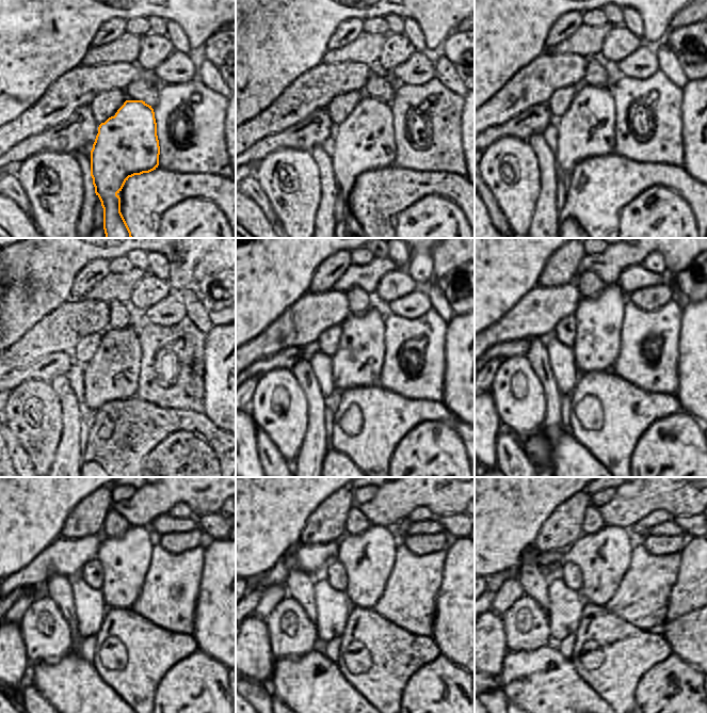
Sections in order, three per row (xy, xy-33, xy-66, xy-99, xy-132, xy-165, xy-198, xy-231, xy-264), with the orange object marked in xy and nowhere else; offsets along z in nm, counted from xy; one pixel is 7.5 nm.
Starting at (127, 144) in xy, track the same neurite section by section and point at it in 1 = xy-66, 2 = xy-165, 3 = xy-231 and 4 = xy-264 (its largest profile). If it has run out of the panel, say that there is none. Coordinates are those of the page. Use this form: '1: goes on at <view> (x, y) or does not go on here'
1: goes on at xy-66 (590, 156)
2: goes on at xy-165 (613, 323)
3: goes on at xy-231 (375, 550)
4: goes on at xy-264 (608, 557)

